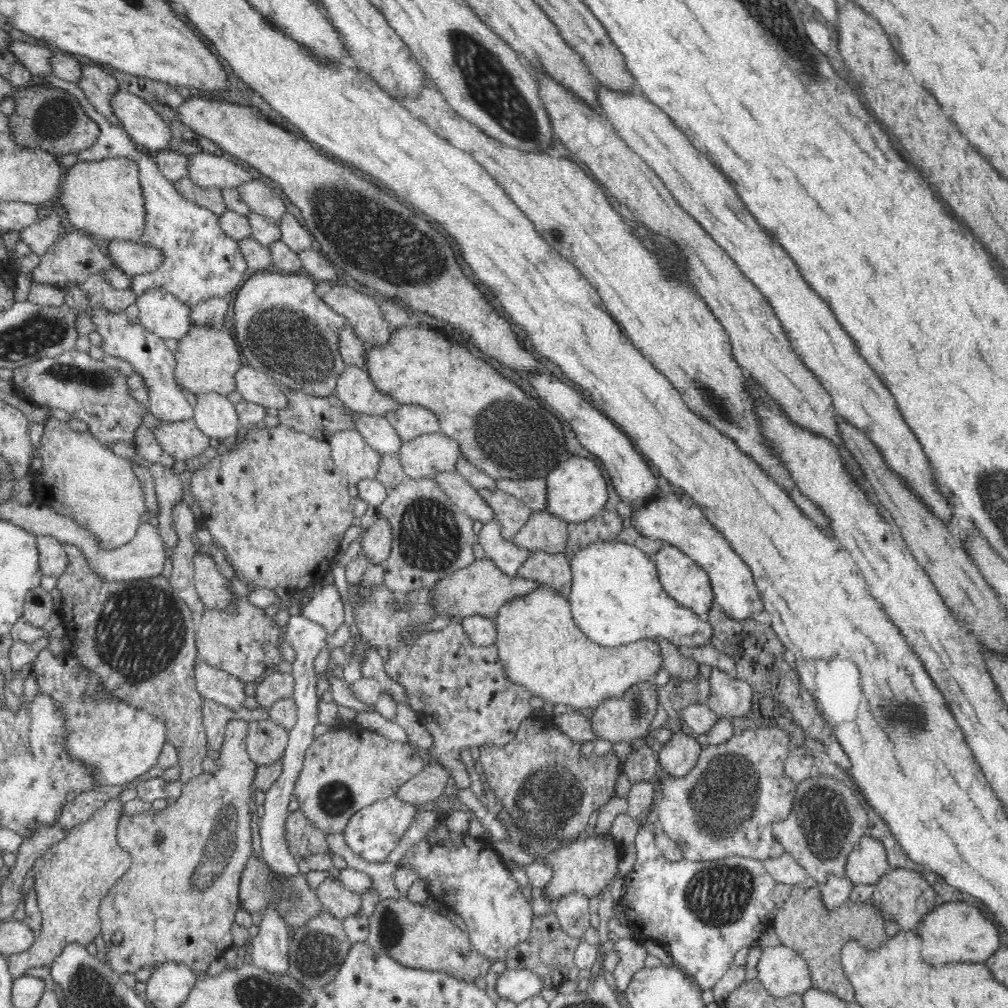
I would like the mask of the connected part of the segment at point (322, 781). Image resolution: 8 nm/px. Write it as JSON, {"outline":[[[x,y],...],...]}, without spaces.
{"outline":[[[356,723],[342,725],[333,731],[322,729],[306,749],[293,796],[299,803],[299,810],[323,834],[343,834],[352,814],[377,800],[394,796],[407,780],[428,764],[422,752],[413,744],[395,743]]]}

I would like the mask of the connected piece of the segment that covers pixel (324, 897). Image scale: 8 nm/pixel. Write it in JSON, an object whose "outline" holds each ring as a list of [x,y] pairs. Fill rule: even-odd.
{"outline":[[[331,876],[315,889],[324,910],[341,920],[352,915],[361,914],[361,894],[352,892],[339,879]]]}

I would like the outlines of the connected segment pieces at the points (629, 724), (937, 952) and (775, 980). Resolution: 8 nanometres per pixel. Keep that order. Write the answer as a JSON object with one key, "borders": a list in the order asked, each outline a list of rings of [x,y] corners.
{"borders":[[[[654,680],[633,684],[620,698],[606,699],[591,709],[591,729],[598,739],[608,742],[631,742],[648,730],[658,708],[658,686]]],[[[939,902],[927,912],[914,928],[921,939],[921,958],[930,964],[948,962],[985,962],[1000,946],[1000,938],[994,923],[986,919],[977,907],[966,902]]],[[[782,944],[768,946],[762,949],[762,954],[757,963],[757,978],[762,986],[776,997],[787,997],[792,994],[804,994],[813,987],[813,980],[806,961],[795,951]]]]}

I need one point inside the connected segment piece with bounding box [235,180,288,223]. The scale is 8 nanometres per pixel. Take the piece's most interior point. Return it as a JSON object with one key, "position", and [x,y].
{"position":[260,198]}

